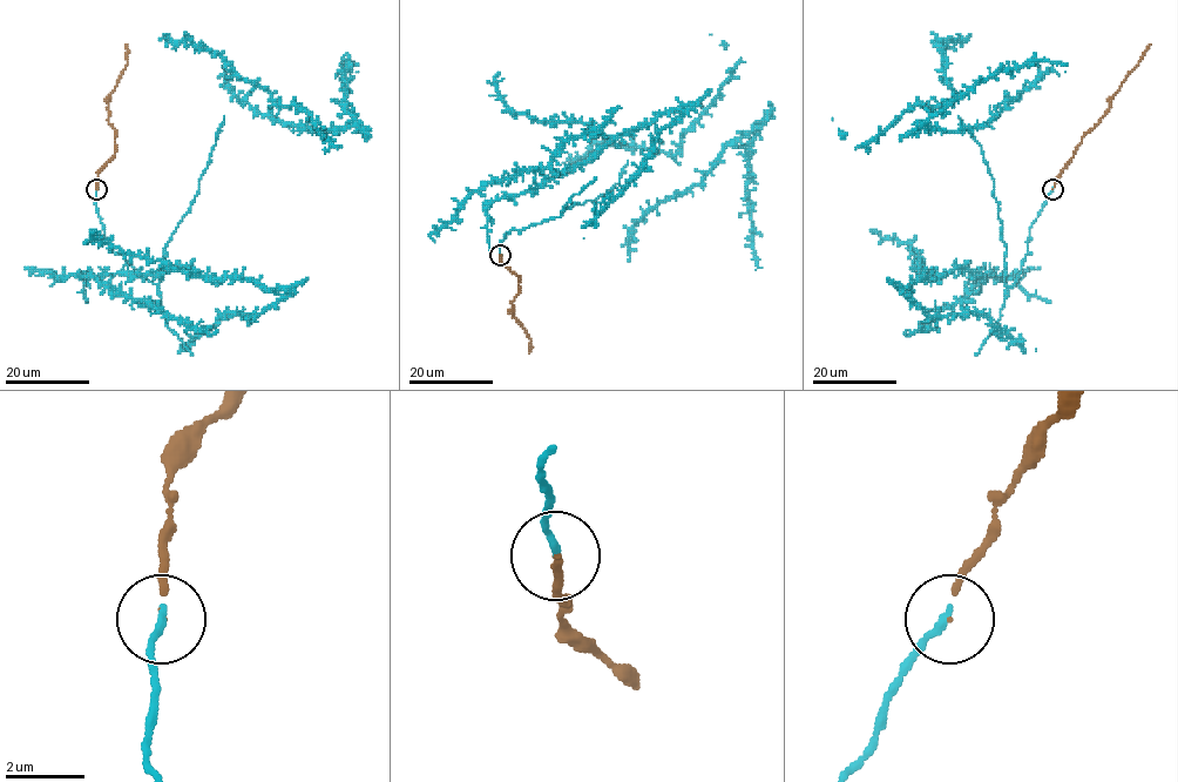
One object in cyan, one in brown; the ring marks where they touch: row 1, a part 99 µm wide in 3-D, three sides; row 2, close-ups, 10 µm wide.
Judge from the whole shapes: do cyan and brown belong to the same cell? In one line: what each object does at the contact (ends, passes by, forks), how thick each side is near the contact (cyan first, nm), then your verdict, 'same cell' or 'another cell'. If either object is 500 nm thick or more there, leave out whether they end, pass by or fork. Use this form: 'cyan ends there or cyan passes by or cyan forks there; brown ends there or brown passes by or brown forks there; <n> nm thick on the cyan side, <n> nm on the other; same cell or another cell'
cyan ends there; brown ends there; 190 nm thick on the cyan side, 50 nm on the other; same cell

